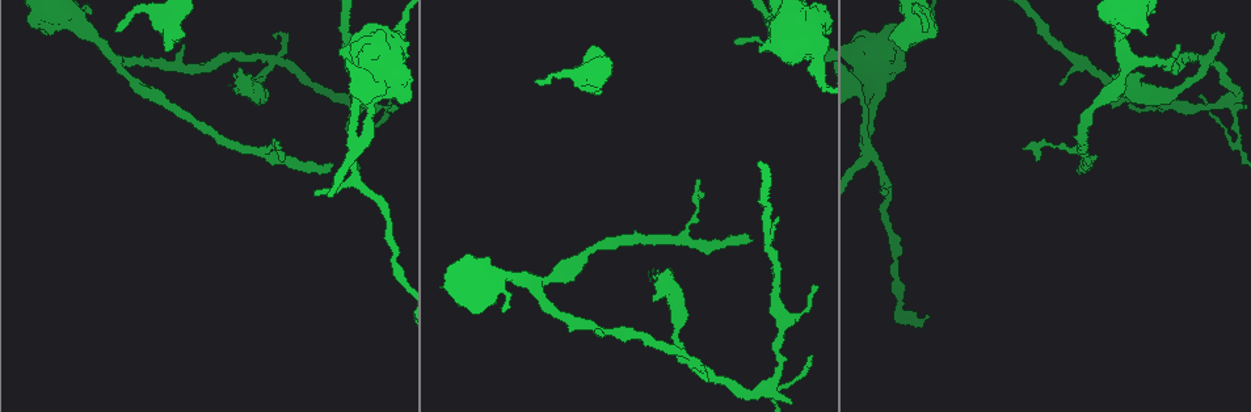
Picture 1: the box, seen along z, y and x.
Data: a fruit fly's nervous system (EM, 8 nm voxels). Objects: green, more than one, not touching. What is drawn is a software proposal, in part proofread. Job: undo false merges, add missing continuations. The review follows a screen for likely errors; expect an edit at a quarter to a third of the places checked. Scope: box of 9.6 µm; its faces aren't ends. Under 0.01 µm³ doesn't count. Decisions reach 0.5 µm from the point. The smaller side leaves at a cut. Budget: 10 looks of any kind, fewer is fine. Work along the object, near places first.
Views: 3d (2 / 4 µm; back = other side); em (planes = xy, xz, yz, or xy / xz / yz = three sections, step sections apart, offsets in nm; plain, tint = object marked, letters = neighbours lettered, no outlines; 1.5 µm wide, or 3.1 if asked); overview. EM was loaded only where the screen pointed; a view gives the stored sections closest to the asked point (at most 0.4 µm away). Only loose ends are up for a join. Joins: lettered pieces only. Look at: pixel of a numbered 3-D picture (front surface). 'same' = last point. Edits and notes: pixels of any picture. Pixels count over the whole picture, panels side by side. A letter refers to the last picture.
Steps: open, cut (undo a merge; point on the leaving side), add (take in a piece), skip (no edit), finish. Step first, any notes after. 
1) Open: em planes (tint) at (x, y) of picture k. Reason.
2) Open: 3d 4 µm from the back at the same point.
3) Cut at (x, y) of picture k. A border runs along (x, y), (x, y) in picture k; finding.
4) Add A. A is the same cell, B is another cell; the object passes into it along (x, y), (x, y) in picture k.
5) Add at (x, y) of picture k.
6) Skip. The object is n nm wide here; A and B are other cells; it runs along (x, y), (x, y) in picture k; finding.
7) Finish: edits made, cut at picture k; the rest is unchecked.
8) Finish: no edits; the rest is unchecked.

Open: 3d 4 µm at (271, 60) of picture 1. A fork.

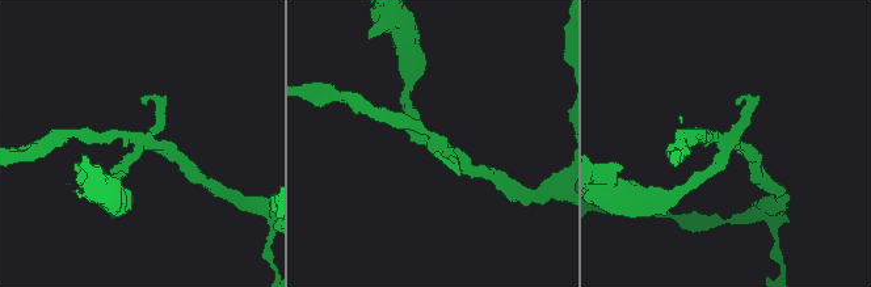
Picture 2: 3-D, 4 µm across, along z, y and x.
Open: em planes (tint) at (433, 135) of picture 2. Need the tissue.

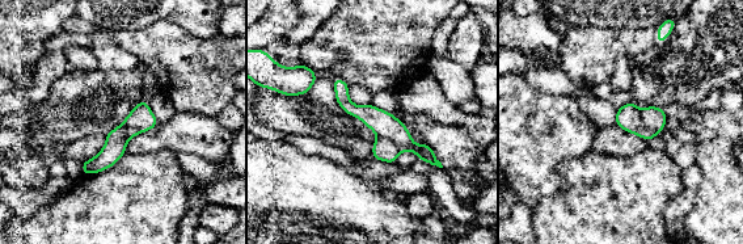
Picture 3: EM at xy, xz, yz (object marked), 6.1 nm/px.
Open: em planes (letters) at the same point. See the neighbours.

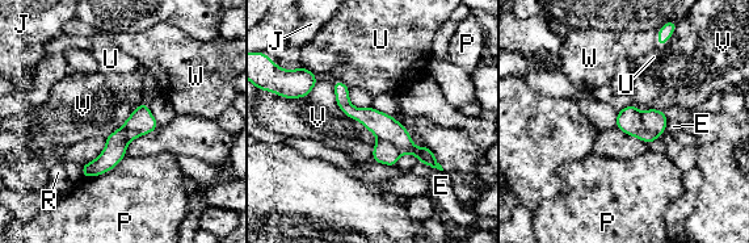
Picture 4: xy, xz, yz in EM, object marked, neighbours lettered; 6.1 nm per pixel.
Cut at (655, 121) of picture 4. The longest contact is with V, 550 nm; E, J, P, R, U, V and W are other cells; a border runs along (640, 113), (643, 126), (659, 134) in picture 4; a second neuron is stuck on.

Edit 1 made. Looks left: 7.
Open: overview. See it whole again.

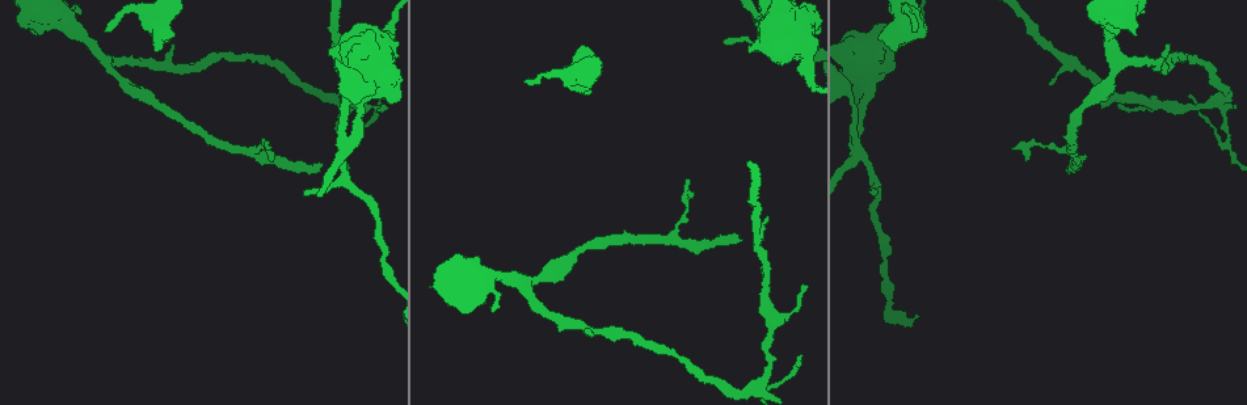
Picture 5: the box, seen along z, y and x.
Open: em xy step 4 (tint) at (735, 234) of picture 5. Branch stops here.

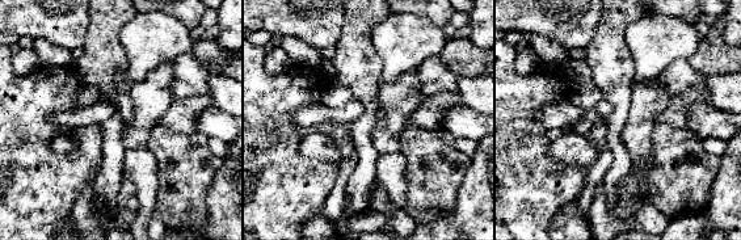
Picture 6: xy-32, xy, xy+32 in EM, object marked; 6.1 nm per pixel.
Open: em planes (letters) at the same point. Another direction.

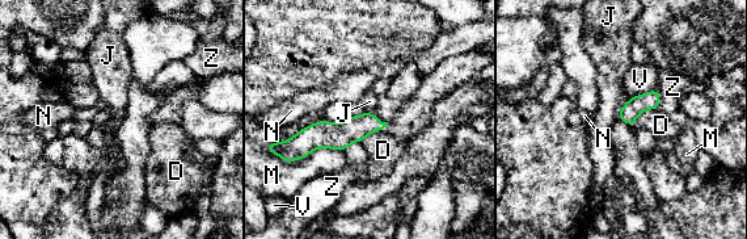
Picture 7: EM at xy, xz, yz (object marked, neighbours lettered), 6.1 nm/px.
Skip. D, J, M, N, V and Z are other cells; it runs along (380, 125), (296, 143) in picture 7; no lettered piece goes on from it.

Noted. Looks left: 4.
Open: em xz step 4 (tint) at (342, 151) of picture 5. Side arm on a straight run.

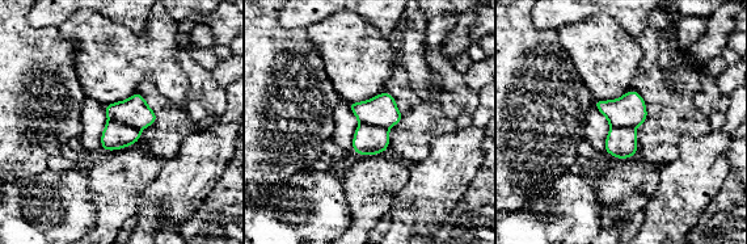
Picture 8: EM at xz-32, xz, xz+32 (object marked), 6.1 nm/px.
Open: em planes (letters) at the same point. Another direction.

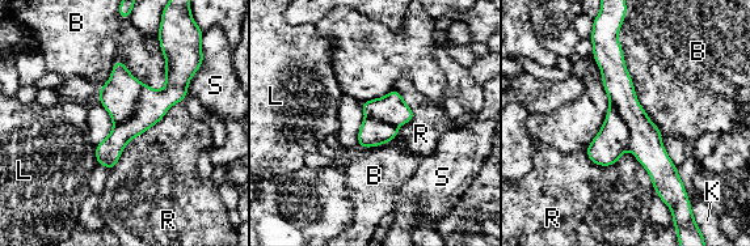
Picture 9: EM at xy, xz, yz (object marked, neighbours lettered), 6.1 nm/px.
Cut at (118, 96) of picture 9. B, K, L, R and S are other cells; the part that leaves runs along (612, 45), (662, 191) in picture 9; two neurons meet here.

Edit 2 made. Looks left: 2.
Finish: edits made, cut at picture 4, cut at picture 9; the rest is unchecked.

